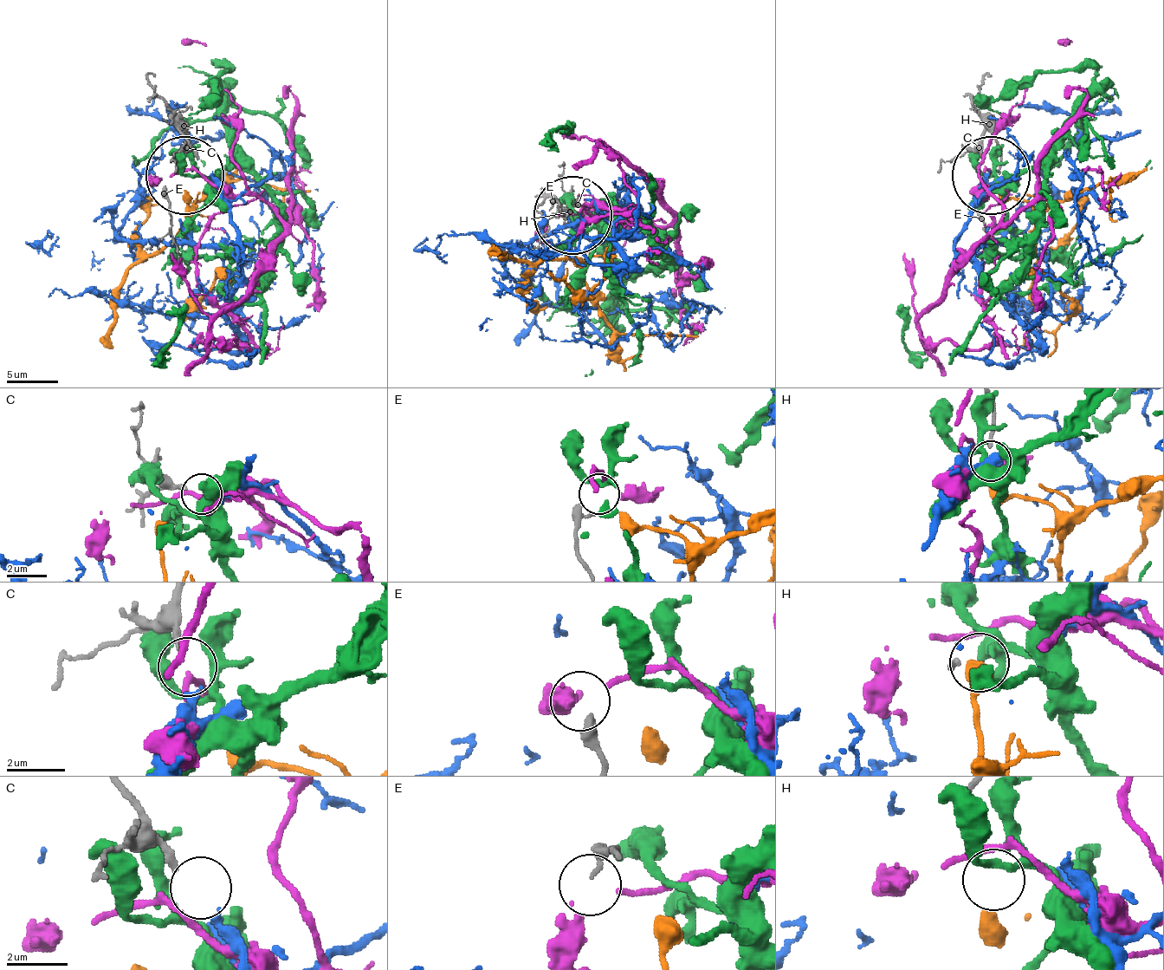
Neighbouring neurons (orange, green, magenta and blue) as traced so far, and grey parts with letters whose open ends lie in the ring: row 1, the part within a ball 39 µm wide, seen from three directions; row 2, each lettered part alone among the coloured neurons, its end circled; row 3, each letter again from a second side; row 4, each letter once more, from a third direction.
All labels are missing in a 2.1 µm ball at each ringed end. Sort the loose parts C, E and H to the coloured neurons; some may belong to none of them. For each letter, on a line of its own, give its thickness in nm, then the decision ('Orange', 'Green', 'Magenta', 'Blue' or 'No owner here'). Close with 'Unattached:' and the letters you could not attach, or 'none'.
C: Thickness 220 nm. Blue
E: Thickness 400 nm. No owner here
H: Thickness 170 nm. Orange
Unattached: E

